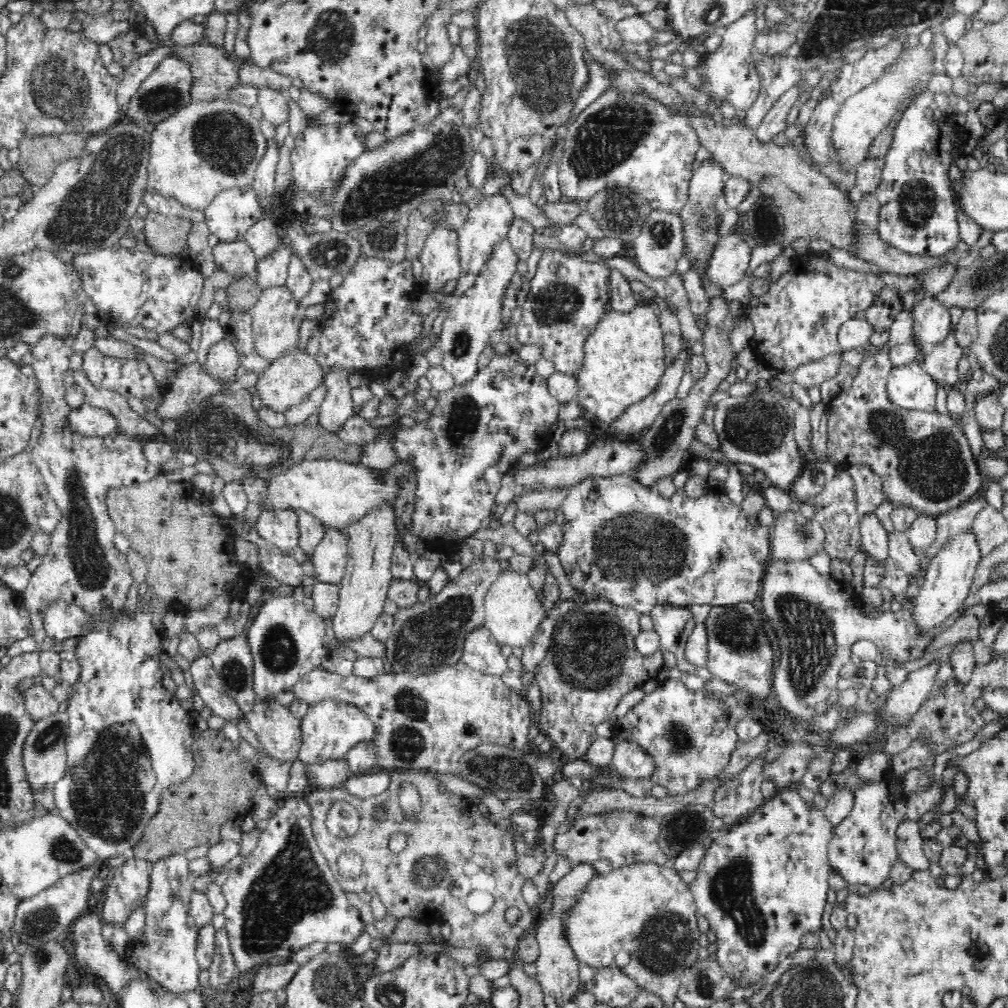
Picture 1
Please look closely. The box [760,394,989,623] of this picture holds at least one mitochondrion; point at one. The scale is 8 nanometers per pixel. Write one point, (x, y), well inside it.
(932, 466)

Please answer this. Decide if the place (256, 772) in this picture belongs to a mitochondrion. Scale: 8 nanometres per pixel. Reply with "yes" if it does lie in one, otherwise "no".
no

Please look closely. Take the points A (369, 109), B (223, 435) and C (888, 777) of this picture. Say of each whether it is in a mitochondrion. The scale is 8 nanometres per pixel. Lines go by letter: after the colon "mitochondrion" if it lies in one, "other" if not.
A: other
B: mitochondrion
C: other

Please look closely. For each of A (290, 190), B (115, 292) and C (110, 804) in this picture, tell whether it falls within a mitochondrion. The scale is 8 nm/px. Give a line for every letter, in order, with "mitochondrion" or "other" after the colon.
A: other
B: other
C: mitochondrion

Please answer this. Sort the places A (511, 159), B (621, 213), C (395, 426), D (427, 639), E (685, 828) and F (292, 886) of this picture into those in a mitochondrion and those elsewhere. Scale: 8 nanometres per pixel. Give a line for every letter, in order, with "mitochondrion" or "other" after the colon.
A: other
B: mitochondrion
C: other
D: mitochondrion
E: mitochondrion
F: mitochondrion

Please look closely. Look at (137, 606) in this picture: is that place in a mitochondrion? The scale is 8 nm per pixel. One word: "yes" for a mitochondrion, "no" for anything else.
no

